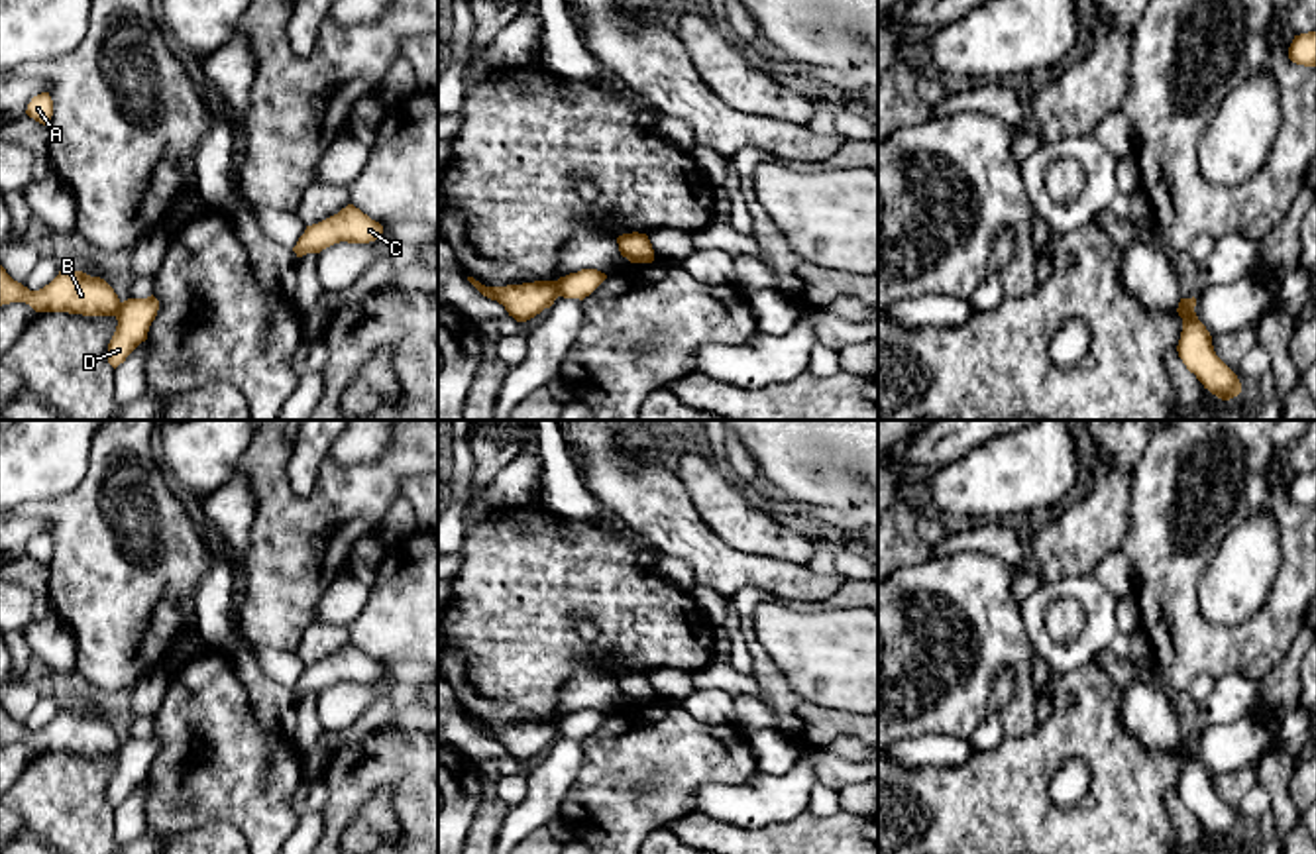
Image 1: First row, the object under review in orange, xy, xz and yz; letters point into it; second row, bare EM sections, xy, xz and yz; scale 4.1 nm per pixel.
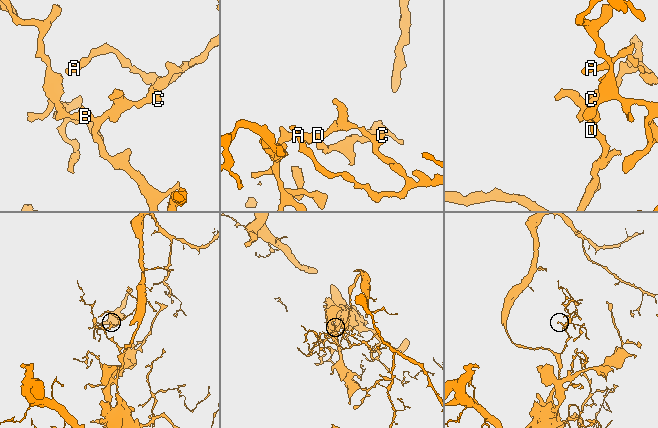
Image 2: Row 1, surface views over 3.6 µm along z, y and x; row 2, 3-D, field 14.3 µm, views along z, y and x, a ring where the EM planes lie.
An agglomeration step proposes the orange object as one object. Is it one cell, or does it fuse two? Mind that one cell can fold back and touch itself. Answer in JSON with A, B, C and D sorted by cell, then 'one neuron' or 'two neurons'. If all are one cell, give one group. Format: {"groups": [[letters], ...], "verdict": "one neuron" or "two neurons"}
{"groups": [["A", "C", "D"], ["B"]], "verdict": "two neurons"}

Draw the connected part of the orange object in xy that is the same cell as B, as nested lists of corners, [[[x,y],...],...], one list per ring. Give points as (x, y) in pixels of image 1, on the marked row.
[[[0,265],[0,306],[26,302],[35,312],[69,312],[82,316],[116,316],[120,298],[100,277],[82,271],[65,271],[39,291],[14,281]]]

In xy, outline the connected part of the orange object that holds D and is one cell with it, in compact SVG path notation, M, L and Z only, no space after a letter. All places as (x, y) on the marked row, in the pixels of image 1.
M151 294L147 298L128 298L116 312L116 332L108 344L108 363L116 369L126 357L147 340L151 322L159 310L159 300Z

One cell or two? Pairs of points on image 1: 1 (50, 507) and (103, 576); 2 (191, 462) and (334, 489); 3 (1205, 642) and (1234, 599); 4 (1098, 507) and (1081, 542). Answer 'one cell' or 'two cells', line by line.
1: one cell
2: two cells
3: two cells
4: one cell

